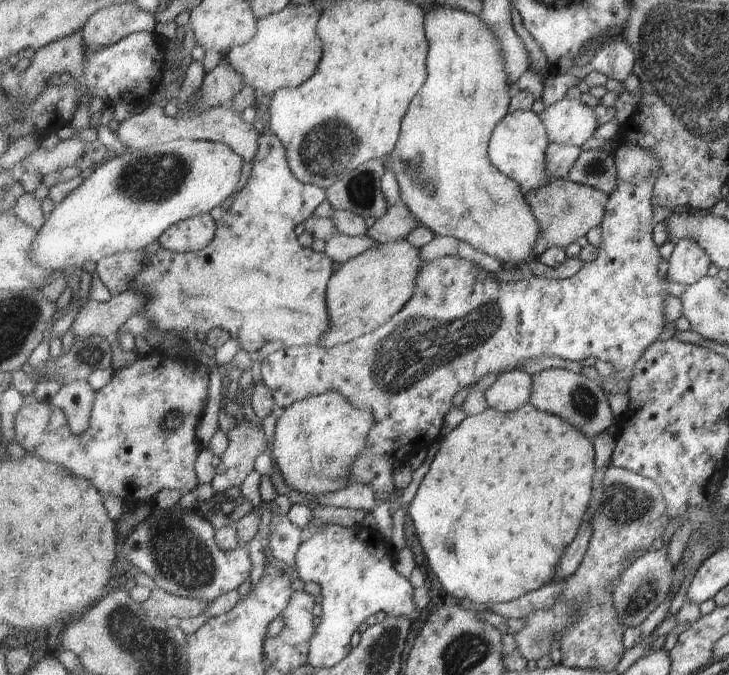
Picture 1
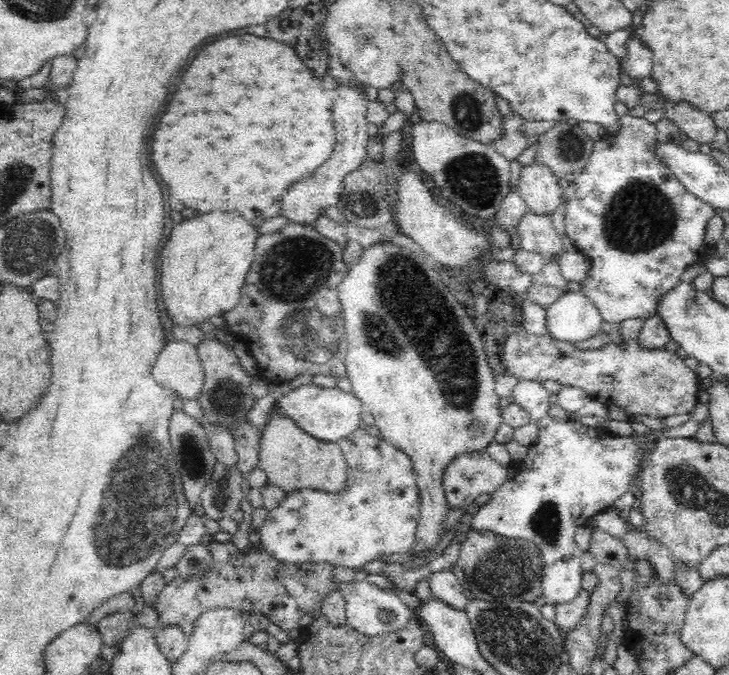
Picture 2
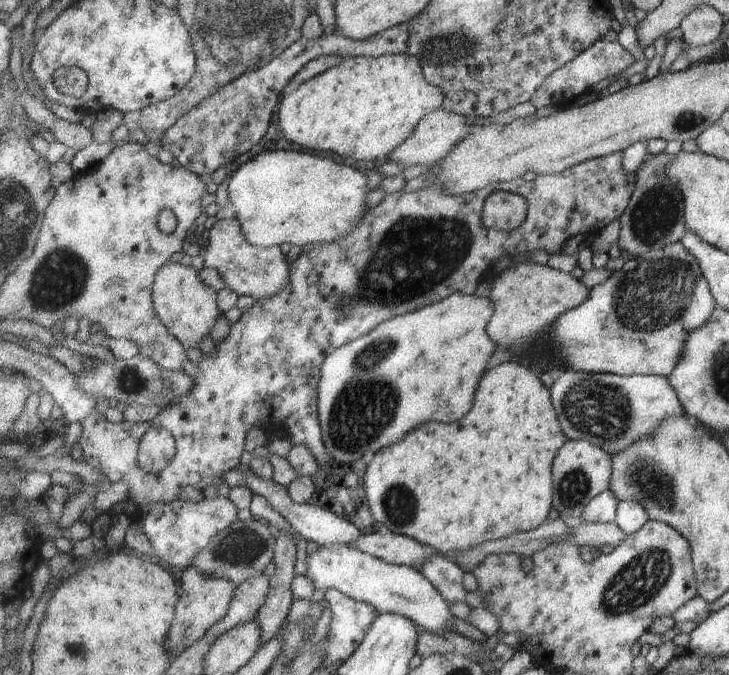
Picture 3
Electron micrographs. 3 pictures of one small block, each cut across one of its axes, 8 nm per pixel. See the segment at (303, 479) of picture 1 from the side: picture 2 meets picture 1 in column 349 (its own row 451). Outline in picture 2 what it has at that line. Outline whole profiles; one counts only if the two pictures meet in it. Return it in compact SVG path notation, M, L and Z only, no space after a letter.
M380 242L365 250L364 258L360 264L352 265L350 274L338 288L340 303L344 310L344 323L346 328L348 354L345 360L348 377L351 380L353 393L362 402L363 410L370 412L375 419L375 426L386 442L406 453L412 461L412 470L418 485L418 495L420 495L420 516L418 516L418 527L416 539L412 548L408 550L408 562L413 558L424 560L436 550L438 542L444 538L440 532L446 524L446 514L448 514L449 504L443 485L443 476L448 465L462 453L473 453L485 451L491 442L494 442L496 430L500 428L503 421L503 410L500 409L500 395L496 393L496 374L490 366L485 351L484 341L480 338L480 332L472 324L472 318L464 312L465 308L454 297L448 286L442 281L438 266L432 266L422 254L415 254L406 247L388 245Z

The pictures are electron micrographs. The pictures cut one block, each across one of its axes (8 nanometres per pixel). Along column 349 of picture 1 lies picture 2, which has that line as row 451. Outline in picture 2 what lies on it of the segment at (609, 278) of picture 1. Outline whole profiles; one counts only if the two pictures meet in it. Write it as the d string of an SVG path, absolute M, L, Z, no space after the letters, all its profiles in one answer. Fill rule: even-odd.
M364 428L352 431L352 434L338 443L348 461L347 485L339 493L312 489L287 493L287 497L274 510L269 511L258 529L260 545L277 561L294 564L328 562L355 569L377 560L383 554L408 553L412 548L420 516L420 495L410 457L382 437L366 433ZM486 451L459 454L443 476L449 508L465 508L480 494L491 495L509 481L510 467L496 462Z

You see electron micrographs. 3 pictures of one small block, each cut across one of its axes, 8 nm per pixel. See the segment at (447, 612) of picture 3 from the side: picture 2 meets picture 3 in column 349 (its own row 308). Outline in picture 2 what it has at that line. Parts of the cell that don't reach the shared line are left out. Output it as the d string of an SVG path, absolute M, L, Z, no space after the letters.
M567 291L557 302L546 308L547 330L549 336L562 342L574 343L593 338L602 328L603 319L600 311L581 292Z

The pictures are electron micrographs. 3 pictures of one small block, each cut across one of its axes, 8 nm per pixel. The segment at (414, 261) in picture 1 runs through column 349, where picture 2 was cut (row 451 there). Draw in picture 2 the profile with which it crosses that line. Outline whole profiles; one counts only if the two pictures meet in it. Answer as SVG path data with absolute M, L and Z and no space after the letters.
M274 406L270 409L269 421L262 431L260 441L260 460L259 467L266 471L269 482L272 485L278 486L286 493L299 491L302 489L322 490L328 493L339 493L348 482L349 470L348 461L342 452L339 443L331 443L328 441L321 441L306 434L294 421L278 415L274 411Z

